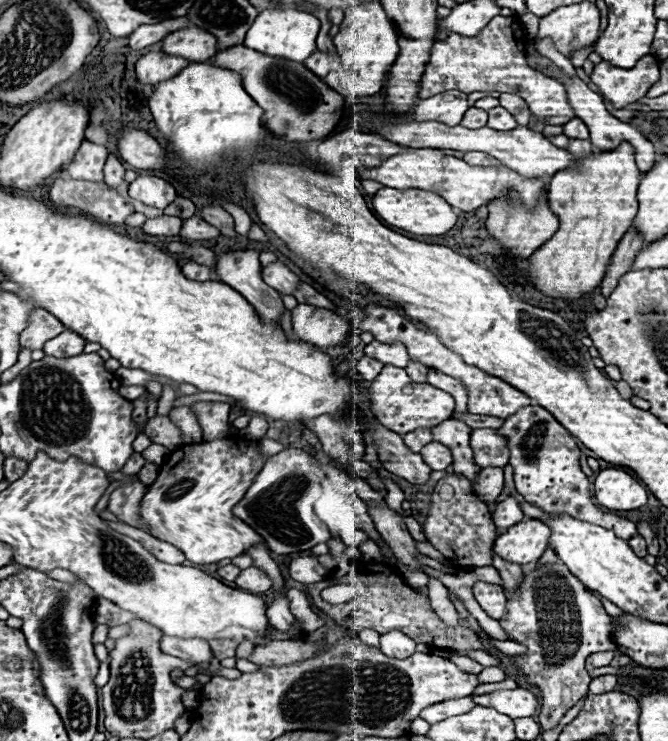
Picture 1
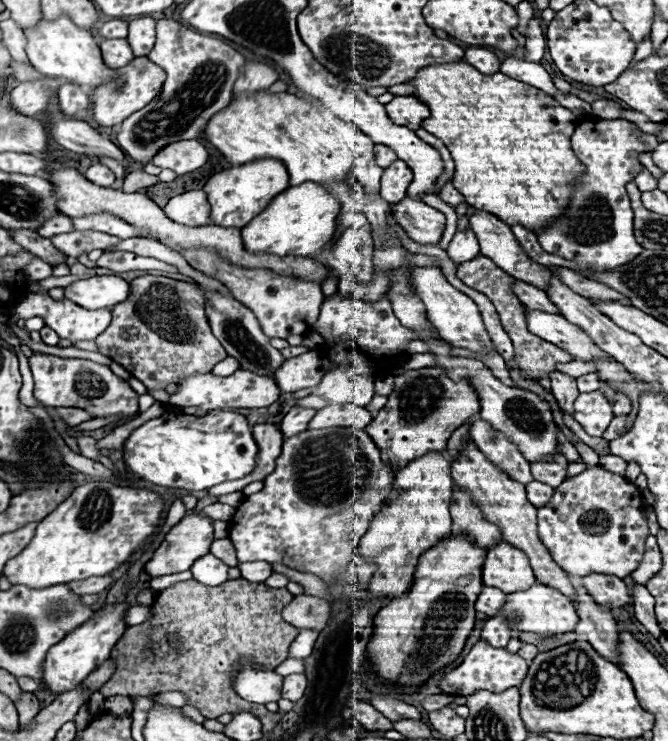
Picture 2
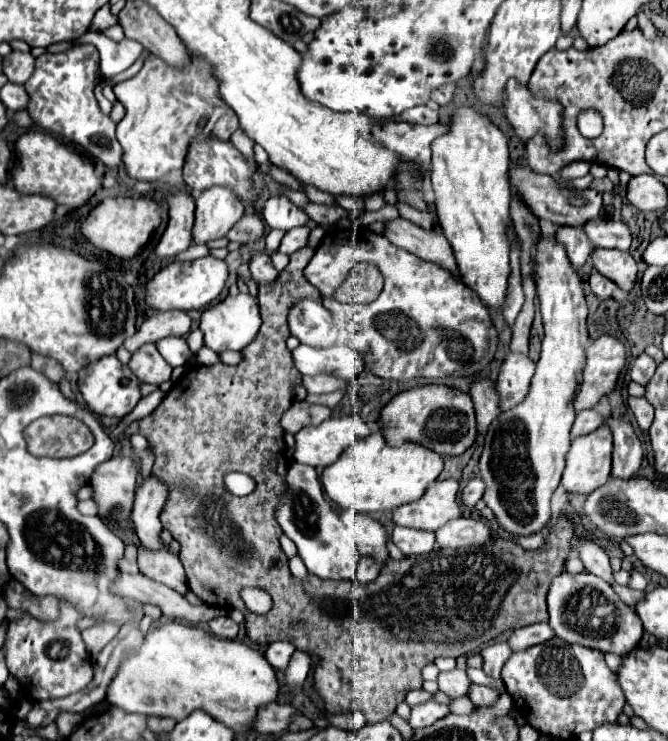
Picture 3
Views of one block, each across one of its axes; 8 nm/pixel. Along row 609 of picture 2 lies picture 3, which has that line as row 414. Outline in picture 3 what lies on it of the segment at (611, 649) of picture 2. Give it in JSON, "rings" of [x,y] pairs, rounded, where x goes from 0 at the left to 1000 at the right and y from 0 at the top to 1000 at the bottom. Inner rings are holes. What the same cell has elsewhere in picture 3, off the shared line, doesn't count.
{"rings":[[[868,553],[862,559],[862,567],[859,567],[859,575],[853,580],[853,586],[862,591],[862,588],[874,588],[874,586],[883,586],[889,583],[892,578],[898,578],[904,572],[904,561],[898,561],[892,553]]]}

